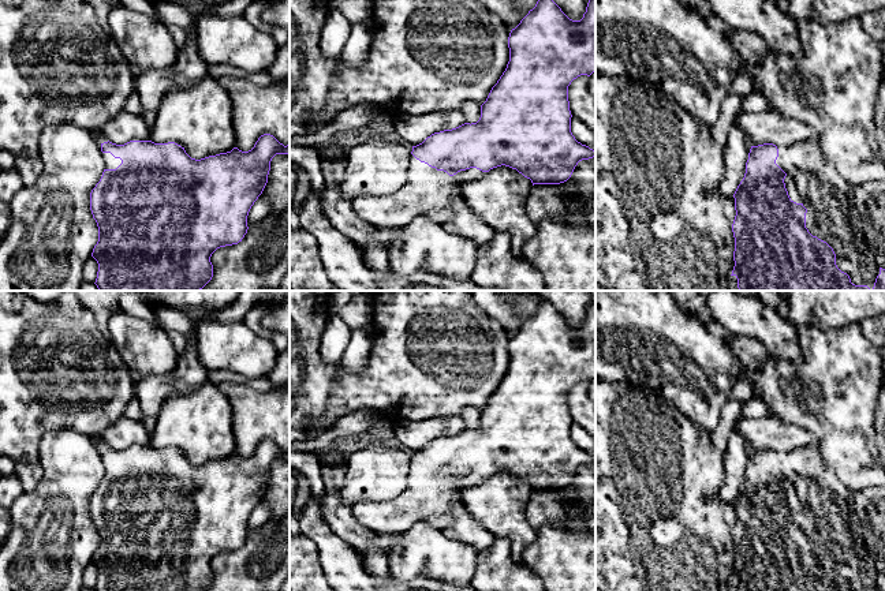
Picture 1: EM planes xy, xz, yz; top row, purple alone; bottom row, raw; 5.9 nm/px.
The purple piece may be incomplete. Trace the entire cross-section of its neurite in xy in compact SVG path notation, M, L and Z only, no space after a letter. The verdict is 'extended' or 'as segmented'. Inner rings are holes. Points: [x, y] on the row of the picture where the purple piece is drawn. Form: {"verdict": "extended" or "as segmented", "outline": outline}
{"verdict": "extended", "outline": "M96 134L102 152L104 172L90 192L90 210L98 227L98 242L92 257L98 263L98 291L201 291L213 277L212 254L225 246L238 244L247 233L247 216L262 194L276 154L290 154L273 135L264 134L254 147L191 158L175 142L130 141L116 145Z"}

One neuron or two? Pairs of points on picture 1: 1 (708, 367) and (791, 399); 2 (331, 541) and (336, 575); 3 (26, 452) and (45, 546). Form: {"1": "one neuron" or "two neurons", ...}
{"1": "two neurons", "2": "one neuron", "3": "two neurons"}

